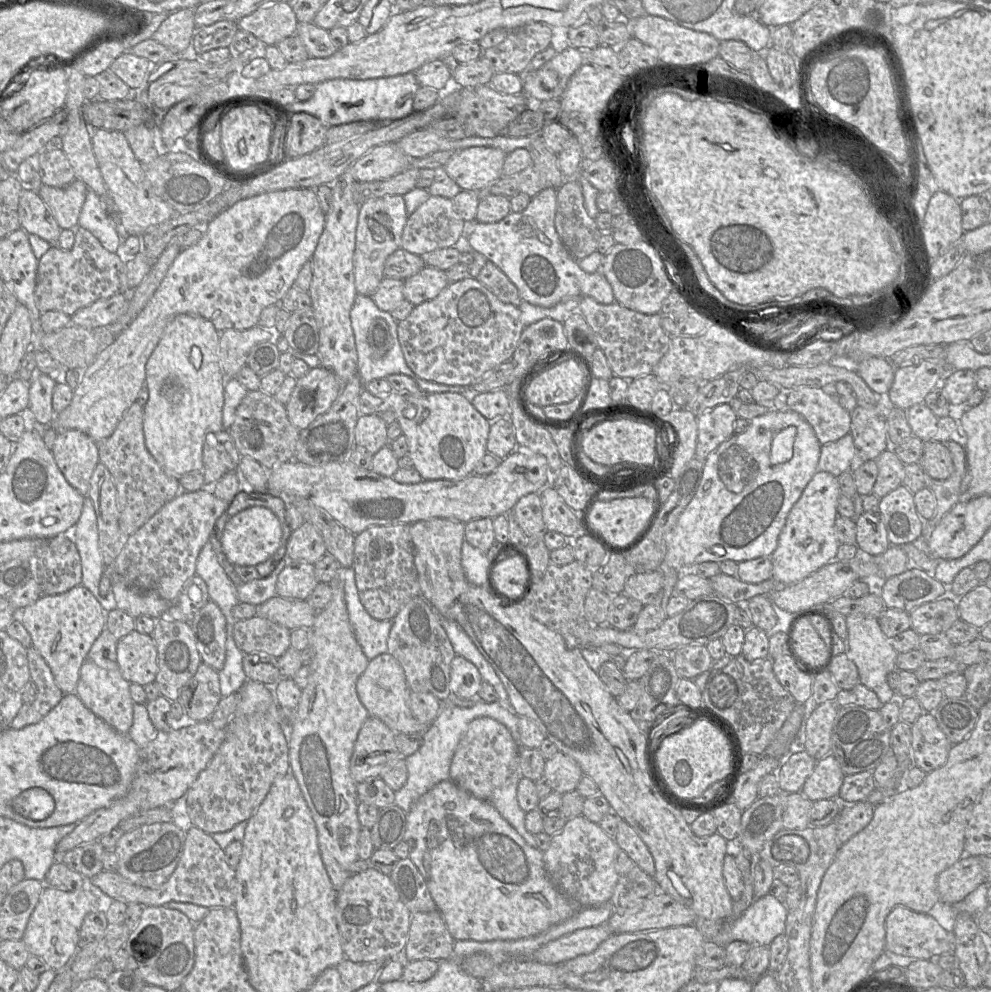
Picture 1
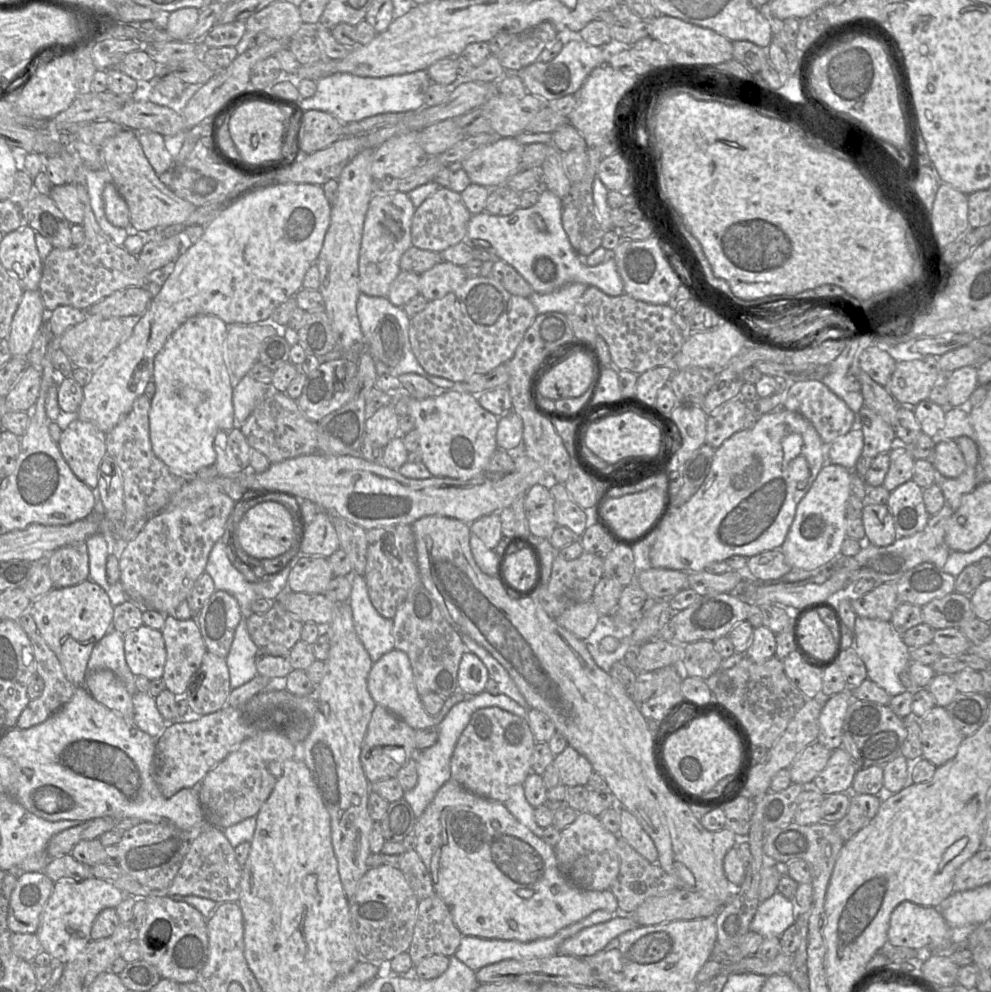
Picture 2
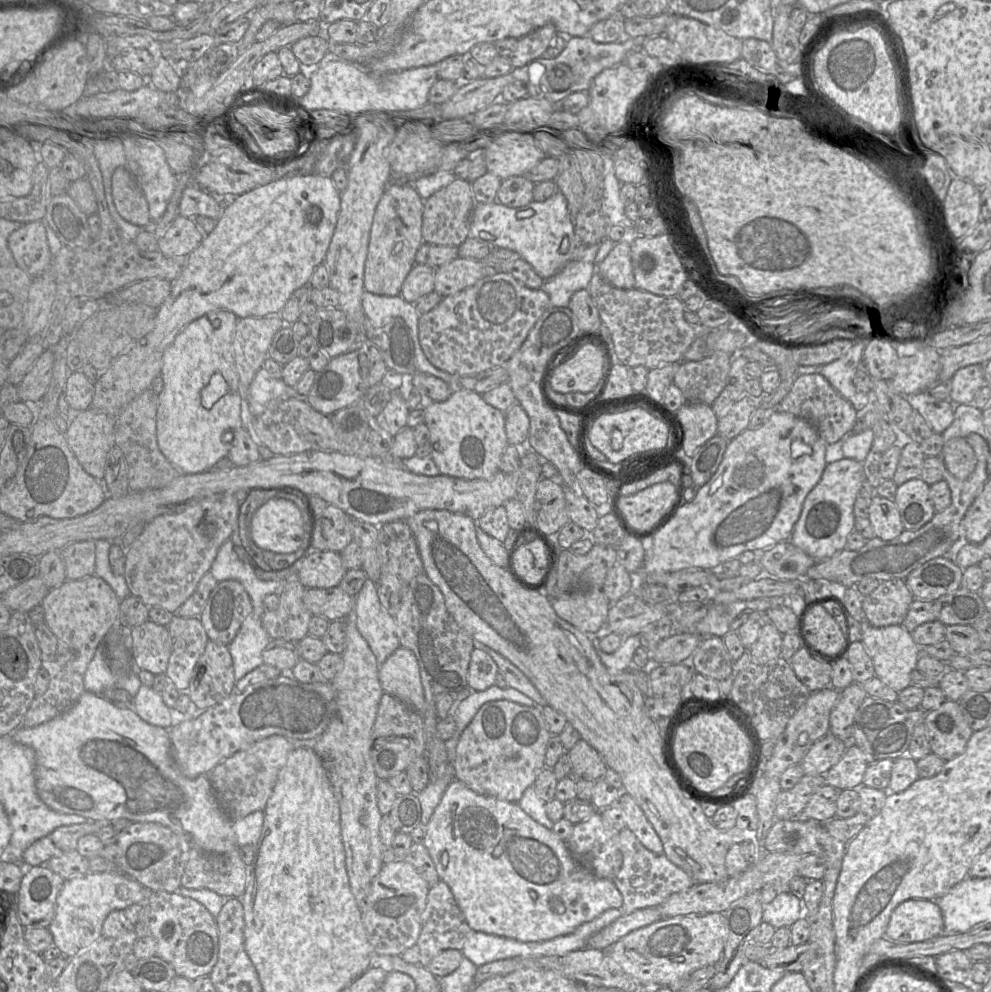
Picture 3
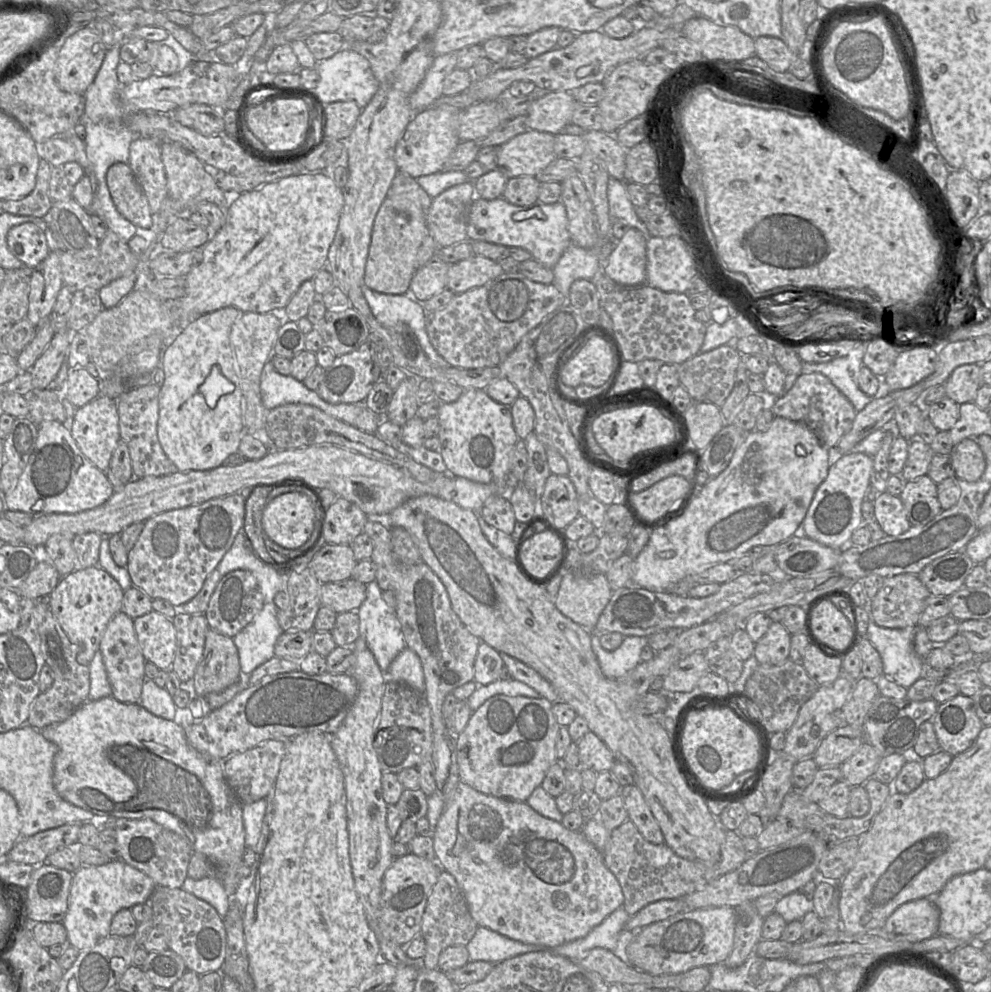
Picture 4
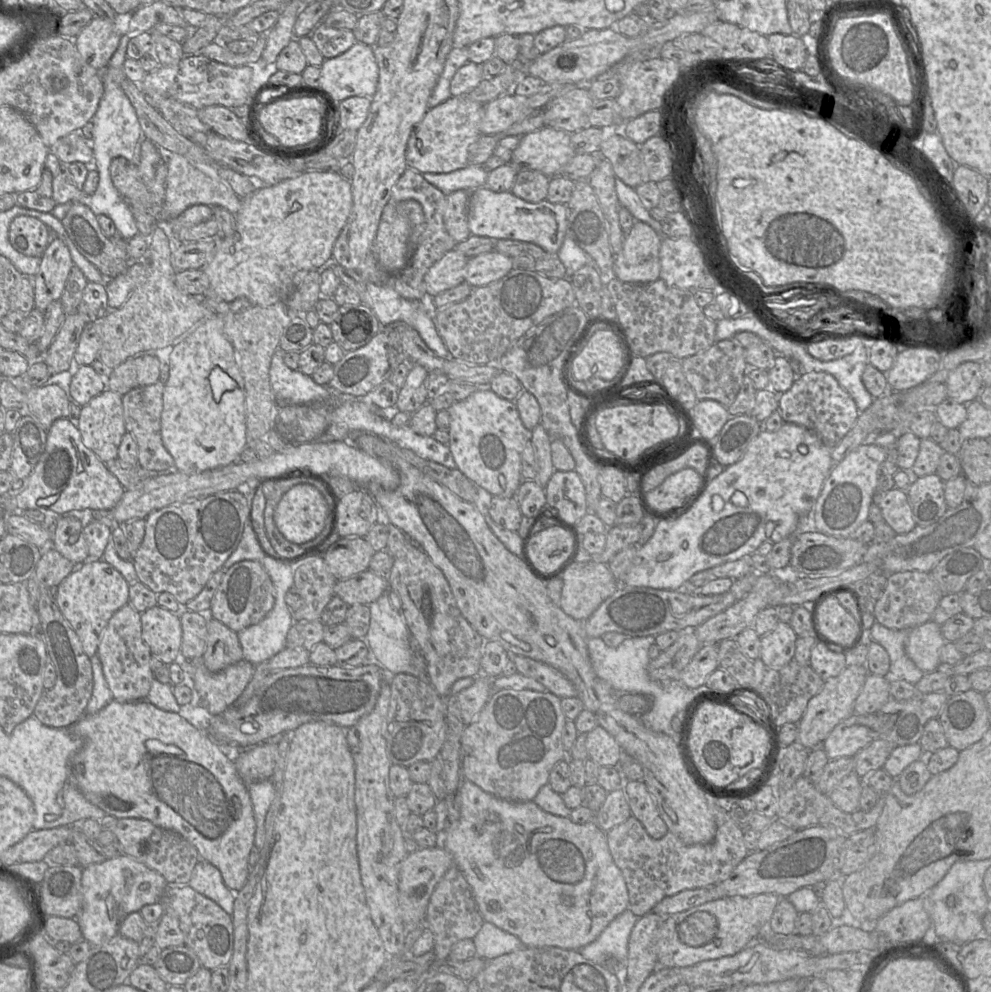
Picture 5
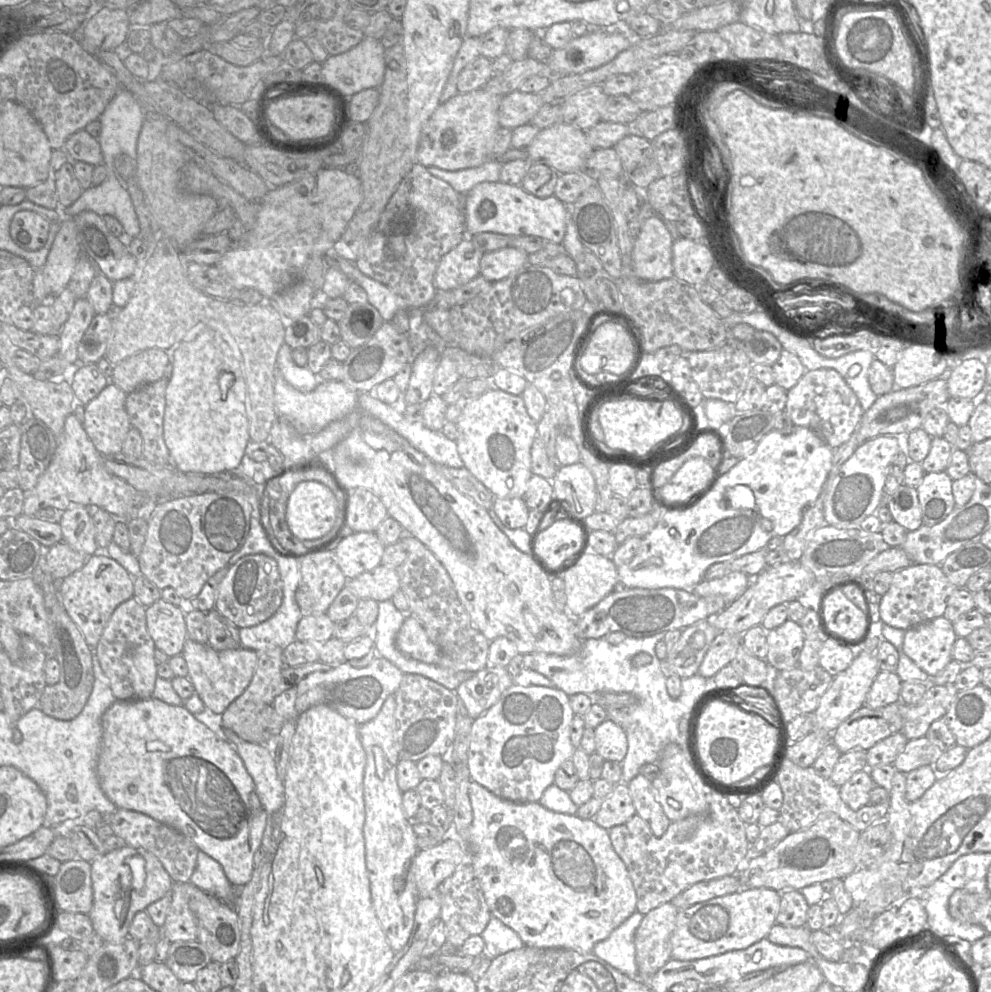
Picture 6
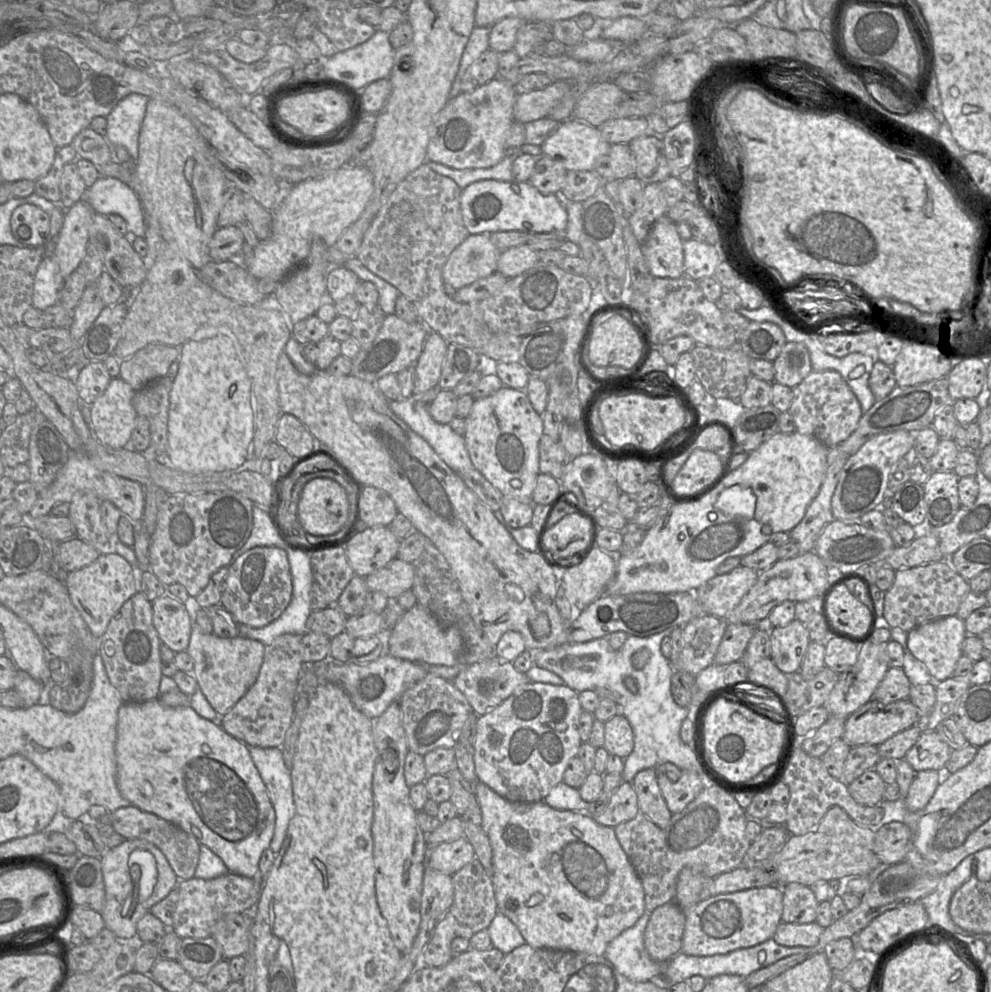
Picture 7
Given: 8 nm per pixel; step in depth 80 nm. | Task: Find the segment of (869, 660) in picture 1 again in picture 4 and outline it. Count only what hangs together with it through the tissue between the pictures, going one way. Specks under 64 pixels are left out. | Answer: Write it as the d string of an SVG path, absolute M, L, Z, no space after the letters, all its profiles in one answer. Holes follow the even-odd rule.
M870 620L866 632L881 656L883 674L905 688L921 677L924 663L913 649L917 627L885 628Z

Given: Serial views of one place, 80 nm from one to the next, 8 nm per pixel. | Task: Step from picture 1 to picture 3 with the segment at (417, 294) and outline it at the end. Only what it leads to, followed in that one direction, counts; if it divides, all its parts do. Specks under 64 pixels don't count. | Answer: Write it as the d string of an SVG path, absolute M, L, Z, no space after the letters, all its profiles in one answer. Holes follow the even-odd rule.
M458 257L436 268L434 291L443 297L452 295L474 285L485 276L481 261Z

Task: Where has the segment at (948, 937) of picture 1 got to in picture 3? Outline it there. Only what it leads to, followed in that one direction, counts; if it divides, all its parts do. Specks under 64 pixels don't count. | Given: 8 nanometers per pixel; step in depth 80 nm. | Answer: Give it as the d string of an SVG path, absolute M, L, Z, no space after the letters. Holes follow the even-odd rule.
M909 899L891 913L885 936L894 942L914 943L943 933L944 921L935 900Z

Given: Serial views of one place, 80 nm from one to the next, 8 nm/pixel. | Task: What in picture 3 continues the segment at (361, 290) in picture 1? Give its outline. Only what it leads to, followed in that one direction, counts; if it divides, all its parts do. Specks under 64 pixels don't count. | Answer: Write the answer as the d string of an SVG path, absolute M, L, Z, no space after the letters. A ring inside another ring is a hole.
M390 183L386 188L376 207L370 231L363 280L366 292L389 297L399 296L405 278L416 264L416 253L424 243L423 208L423 199L408 183Z

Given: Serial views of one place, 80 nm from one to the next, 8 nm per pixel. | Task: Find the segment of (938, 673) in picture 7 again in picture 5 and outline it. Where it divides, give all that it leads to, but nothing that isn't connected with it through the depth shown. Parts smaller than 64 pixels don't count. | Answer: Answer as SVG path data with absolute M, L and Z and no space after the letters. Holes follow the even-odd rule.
M929 620L908 631L905 651L919 669L930 673L941 665L939 651L946 642L941 625Z

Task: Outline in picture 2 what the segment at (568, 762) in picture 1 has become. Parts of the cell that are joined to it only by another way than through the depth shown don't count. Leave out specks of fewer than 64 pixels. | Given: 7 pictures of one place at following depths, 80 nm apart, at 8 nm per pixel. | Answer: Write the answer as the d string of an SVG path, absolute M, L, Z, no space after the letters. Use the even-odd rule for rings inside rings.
M567 746L553 760L559 775L560 784L566 787L585 785L594 773L589 760L571 746Z

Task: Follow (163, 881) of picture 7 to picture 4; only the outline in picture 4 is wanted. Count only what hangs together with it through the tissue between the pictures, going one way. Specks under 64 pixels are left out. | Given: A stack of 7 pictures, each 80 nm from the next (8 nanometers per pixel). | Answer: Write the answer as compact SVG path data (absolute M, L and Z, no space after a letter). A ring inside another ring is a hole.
M121 859L100 866L81 867L73 873L68 910L62 921L68 943L81 950L106 938L110 935L114 915L121 909L148 901L155 887L156 883L149 876Z

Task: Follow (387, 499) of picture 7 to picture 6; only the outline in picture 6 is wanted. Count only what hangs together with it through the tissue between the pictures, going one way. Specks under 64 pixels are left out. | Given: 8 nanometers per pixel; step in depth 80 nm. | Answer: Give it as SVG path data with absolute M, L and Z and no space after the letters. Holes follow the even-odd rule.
M355 488L345 494L346 513L342 520L343 535L346 532L375 532L385 518L387 509L373 492Z

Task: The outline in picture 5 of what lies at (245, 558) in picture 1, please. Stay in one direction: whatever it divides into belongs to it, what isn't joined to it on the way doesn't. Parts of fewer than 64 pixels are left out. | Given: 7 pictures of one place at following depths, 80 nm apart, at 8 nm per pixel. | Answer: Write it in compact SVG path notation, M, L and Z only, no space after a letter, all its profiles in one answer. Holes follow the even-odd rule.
M302 483L282 496L274 512L274 521L286 540L302 545L323 531L327 516L323 494L313 485Z

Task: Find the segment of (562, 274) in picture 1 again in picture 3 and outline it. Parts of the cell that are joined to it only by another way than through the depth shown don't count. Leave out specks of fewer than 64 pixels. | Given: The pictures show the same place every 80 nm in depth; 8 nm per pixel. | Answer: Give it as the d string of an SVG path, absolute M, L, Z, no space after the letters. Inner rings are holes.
M560 191L543 202L532 201L521 208L509 208L498 202L475 204L468 238L487 244L490 248L518 253L544 280L554 276L569 262L578 260L586 246L575 235L567 201ZM630 238L616 243L607 257L597 265L601 277L619 289L635 288L630 243Z

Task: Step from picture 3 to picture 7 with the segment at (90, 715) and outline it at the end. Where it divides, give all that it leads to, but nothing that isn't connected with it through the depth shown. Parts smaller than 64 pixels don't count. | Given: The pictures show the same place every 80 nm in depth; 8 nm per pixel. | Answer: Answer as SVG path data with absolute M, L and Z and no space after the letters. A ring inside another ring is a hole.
M157 698L144 702L124 702L120 706L117 719L115 753L117 787L121 796L128 800L131 806L155 814L175 824L184 831L193 834L200 844L207 846L224 861L229 872L246 877L258 876L259 860L262 852L270 846L274 834L276 816L266 787L252 761L248 746L244 742L227 733L218 722L212 722L209 719L201 717L192 707L170 707L163 704Z

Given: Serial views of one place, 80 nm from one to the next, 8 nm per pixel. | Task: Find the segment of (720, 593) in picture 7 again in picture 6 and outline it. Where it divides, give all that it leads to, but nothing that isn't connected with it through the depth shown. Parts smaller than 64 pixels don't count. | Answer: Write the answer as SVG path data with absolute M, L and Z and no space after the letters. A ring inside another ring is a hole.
M733 571L721 578L702 580L693 588L693 593L700 597L721 596L728 606L746 591L751 580L746 574Z

